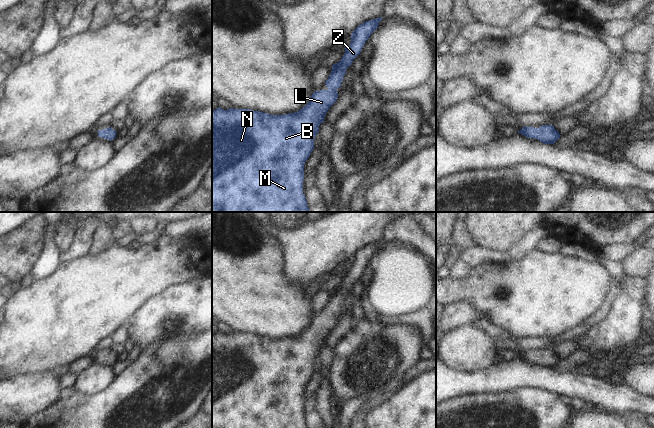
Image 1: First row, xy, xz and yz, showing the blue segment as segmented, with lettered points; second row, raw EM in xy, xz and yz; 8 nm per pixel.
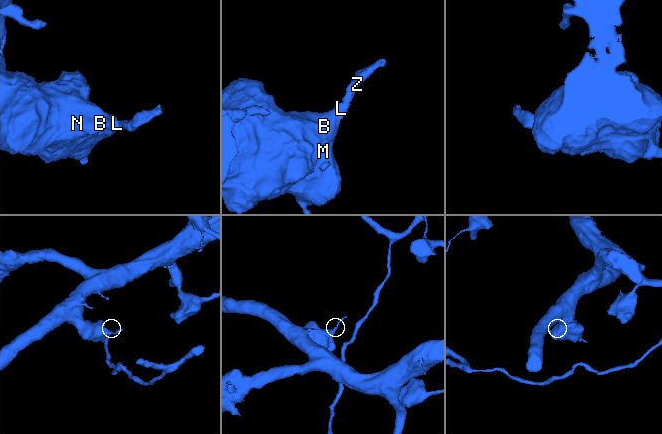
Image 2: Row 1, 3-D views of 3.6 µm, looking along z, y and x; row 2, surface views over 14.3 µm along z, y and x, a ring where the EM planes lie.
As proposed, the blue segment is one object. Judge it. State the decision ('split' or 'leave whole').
leave whole

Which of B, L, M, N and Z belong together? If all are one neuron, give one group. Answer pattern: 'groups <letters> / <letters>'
groups B L M N Z

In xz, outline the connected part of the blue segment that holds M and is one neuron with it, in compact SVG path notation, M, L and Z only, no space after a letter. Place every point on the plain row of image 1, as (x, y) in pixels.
M382 241L366 245L359 249L353 256L351 261L351 267L348 271L345 271L345 277L341 284L332 290L332 295L325 305L327 314L315 315L309 326L299 335L294 337L288 337L283 339L271 339L260 335L254 335L250 333L234 333L228 334L218 331L216 334L212 334L212 428L307 428L305 419L303 418L303 404L304 404L304 388L309 382L311 376L314 373L315 360L319 356L319 350L324 346L325 338L329 332L336 326L338 322L338 316L336 315L341 311L343 301L346 297L346 293L351 290L353 284L360 278L365 266L369 263L370 259L378 252L379 246Z

